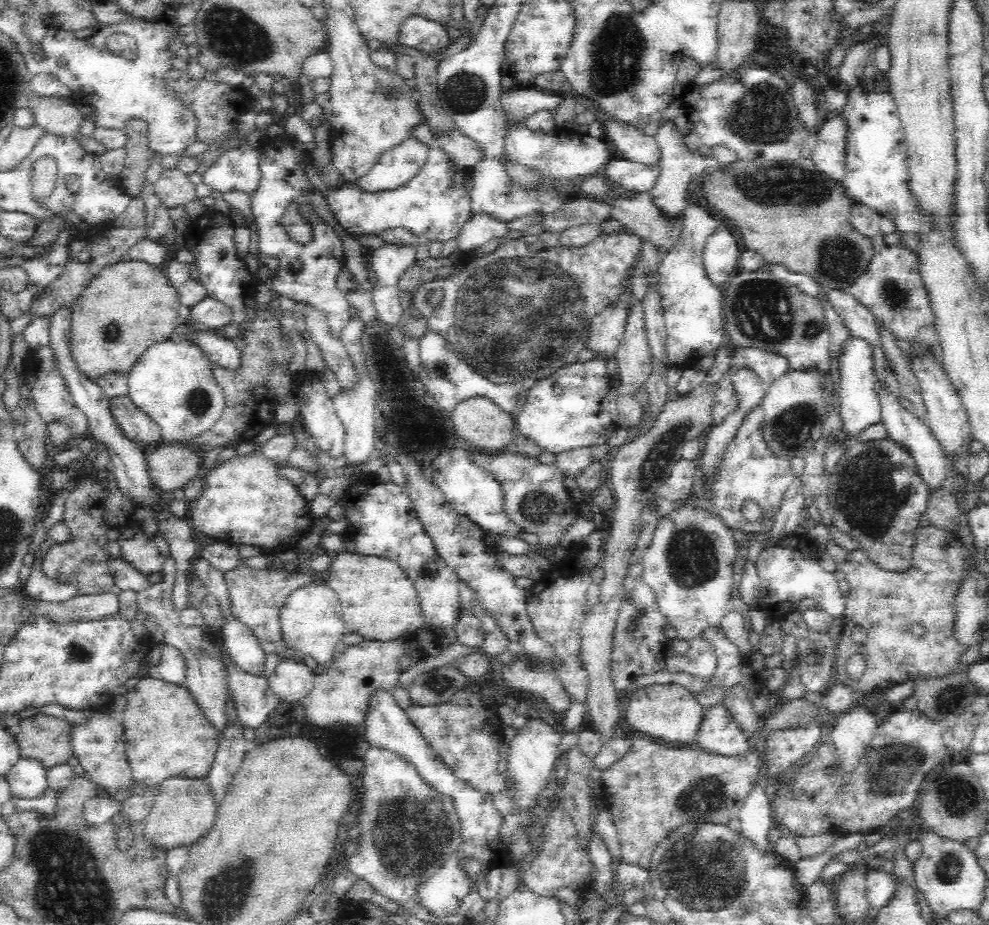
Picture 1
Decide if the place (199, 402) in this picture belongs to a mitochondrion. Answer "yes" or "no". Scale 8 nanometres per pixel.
yes

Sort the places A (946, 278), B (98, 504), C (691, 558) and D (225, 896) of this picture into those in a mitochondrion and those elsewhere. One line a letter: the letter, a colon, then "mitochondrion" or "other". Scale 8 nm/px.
A: other
B: other
C: mitochondrion
D: mitochondrion

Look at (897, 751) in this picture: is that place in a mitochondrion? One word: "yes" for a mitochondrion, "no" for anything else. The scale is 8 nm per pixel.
yes

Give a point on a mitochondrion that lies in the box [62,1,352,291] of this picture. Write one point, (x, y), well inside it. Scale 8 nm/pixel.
(230, 34)

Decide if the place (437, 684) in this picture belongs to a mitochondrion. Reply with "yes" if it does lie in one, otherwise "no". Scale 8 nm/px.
yes

